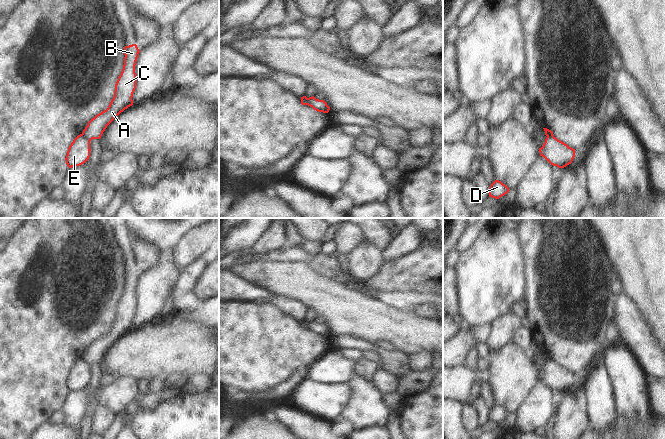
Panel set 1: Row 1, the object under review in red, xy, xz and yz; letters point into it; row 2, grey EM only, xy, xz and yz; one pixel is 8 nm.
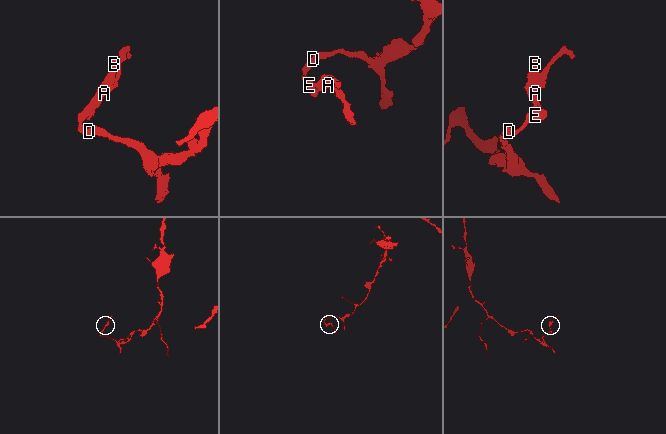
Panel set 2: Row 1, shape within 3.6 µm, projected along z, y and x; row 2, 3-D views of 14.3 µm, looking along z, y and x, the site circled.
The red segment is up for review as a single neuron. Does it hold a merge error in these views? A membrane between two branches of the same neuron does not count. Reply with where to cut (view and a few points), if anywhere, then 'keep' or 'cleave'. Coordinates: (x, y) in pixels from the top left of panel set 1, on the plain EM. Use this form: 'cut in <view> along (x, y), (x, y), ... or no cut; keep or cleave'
cut in xy along (81, 358), (90, 364); cleave

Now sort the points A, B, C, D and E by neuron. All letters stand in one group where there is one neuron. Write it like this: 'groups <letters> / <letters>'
groups A B C / D E

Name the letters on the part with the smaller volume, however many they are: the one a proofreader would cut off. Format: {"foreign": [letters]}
{"foreign": ["A", "B", "C"]}

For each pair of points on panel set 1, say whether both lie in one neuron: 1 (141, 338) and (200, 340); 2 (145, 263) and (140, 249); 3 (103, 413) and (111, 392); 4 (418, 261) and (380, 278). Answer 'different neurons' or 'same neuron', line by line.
1: same neuron
2: same neuron
3: different neurons
4: same neuron

